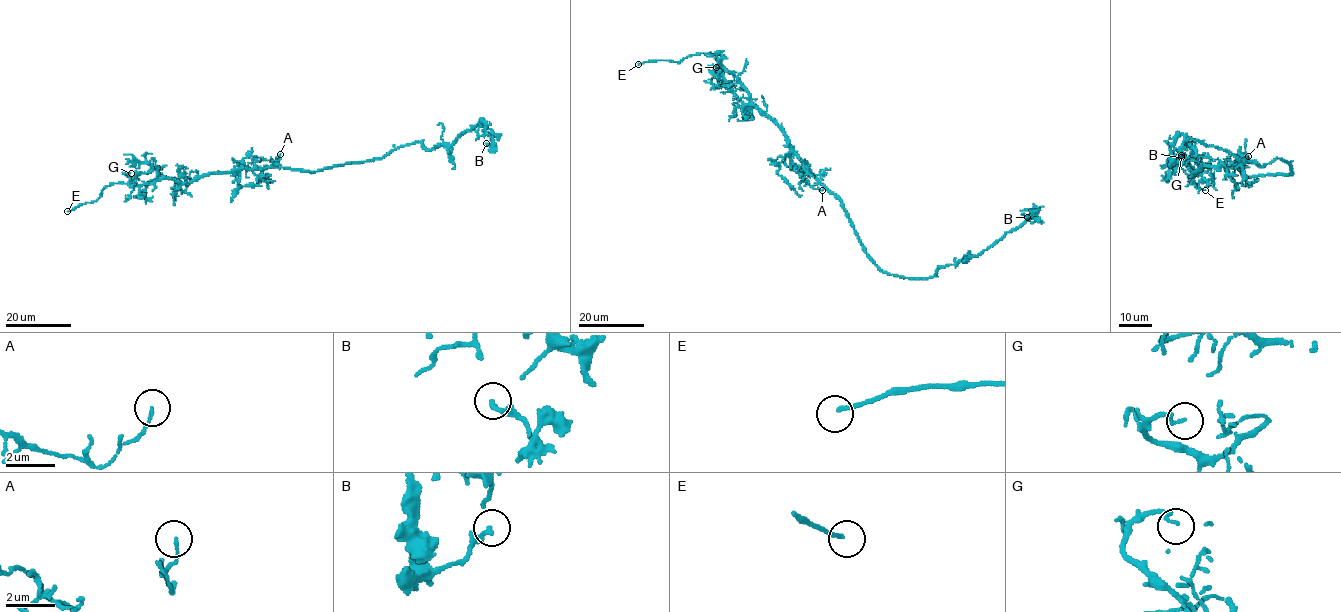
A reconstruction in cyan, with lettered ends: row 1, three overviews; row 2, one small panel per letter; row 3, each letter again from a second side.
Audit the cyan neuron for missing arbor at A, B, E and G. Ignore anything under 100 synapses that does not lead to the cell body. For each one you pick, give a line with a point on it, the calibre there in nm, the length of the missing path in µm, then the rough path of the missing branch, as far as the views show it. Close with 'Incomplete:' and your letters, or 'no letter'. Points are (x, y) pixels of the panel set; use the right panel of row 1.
E: (1205, 190) | 150 nm | 30 µm | (1205, 190), (1257, 179), (1270, 181)
Incomplete: E

